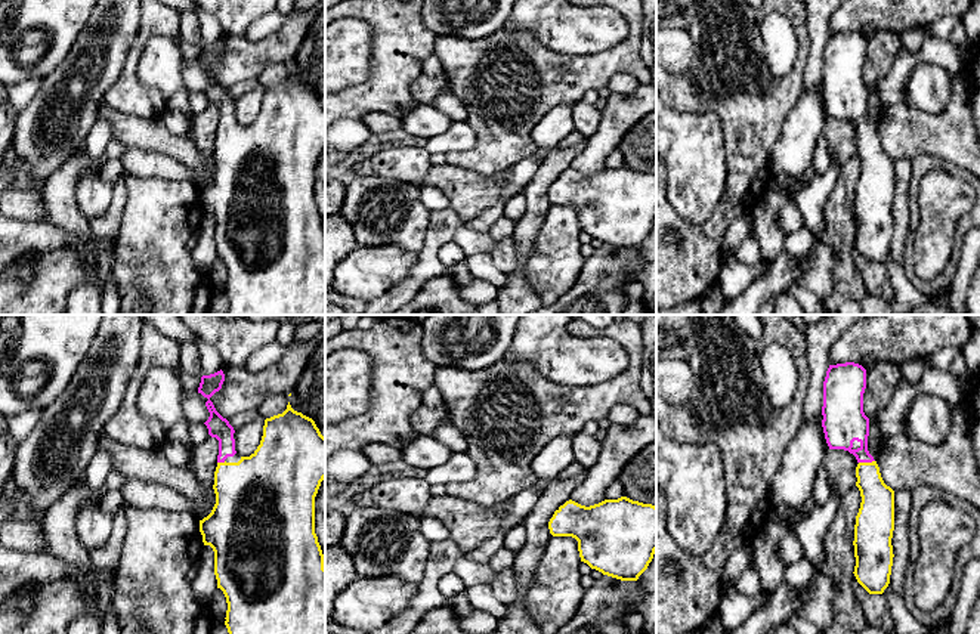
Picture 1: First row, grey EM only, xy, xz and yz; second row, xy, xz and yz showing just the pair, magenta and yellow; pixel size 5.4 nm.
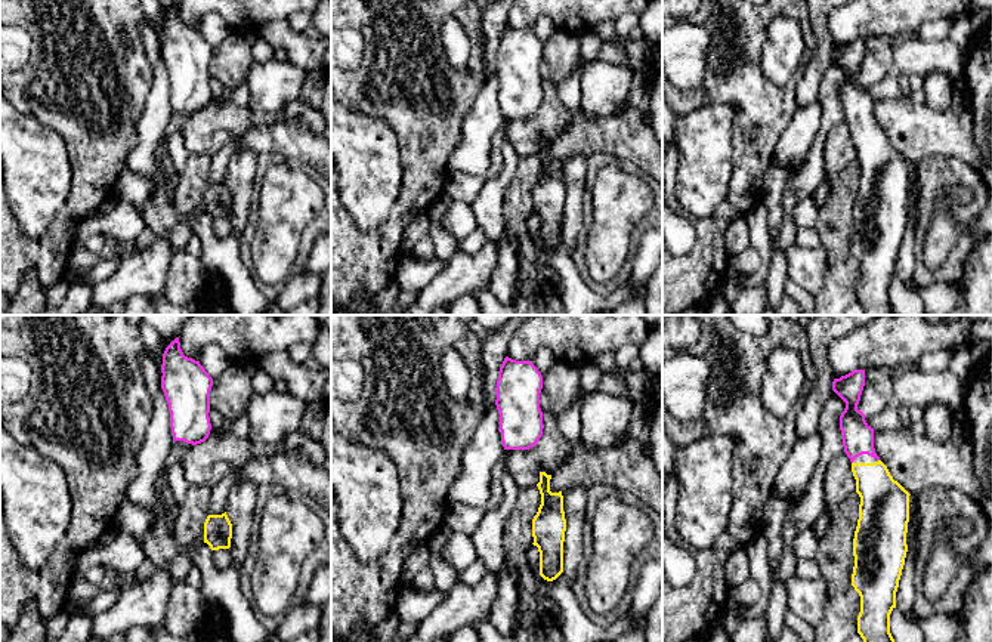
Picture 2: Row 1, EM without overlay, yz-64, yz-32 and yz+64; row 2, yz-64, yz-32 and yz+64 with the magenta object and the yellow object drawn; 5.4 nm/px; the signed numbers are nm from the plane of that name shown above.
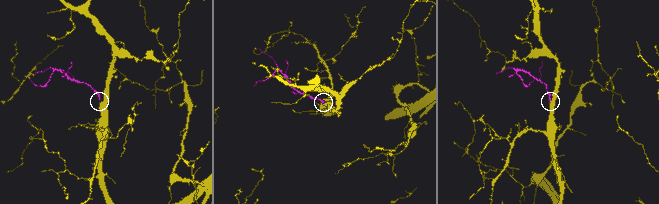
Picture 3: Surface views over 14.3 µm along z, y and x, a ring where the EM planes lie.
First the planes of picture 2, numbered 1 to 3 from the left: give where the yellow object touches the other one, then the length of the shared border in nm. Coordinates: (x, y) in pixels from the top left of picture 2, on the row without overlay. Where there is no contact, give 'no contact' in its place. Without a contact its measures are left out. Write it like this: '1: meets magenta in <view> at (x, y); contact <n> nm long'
1: no contact
2: no contact
3: no contact

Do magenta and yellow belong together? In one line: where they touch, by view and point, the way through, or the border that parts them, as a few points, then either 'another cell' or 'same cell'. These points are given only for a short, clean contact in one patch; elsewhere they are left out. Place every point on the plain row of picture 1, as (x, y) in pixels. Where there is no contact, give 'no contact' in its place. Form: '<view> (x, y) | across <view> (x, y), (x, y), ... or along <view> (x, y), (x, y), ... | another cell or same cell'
yz (866, 130) | across yz (844, 90), (863, 110), (866, 130), (877, 175) | same cell

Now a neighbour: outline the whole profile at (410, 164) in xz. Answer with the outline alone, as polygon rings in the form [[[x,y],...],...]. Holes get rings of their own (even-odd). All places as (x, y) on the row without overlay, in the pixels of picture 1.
[[[395,146],[374,154],[370,160],[374,174],[417,186],[421,186],[433,166],[429,151],[418,146]]]

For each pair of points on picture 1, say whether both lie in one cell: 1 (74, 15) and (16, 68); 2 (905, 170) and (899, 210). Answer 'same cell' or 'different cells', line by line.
1: same cell
2: same cell

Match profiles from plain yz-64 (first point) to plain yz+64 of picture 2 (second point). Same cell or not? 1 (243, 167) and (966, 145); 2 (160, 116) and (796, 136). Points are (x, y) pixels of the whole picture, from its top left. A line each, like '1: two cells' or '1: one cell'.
1: two cells
2: one cell

